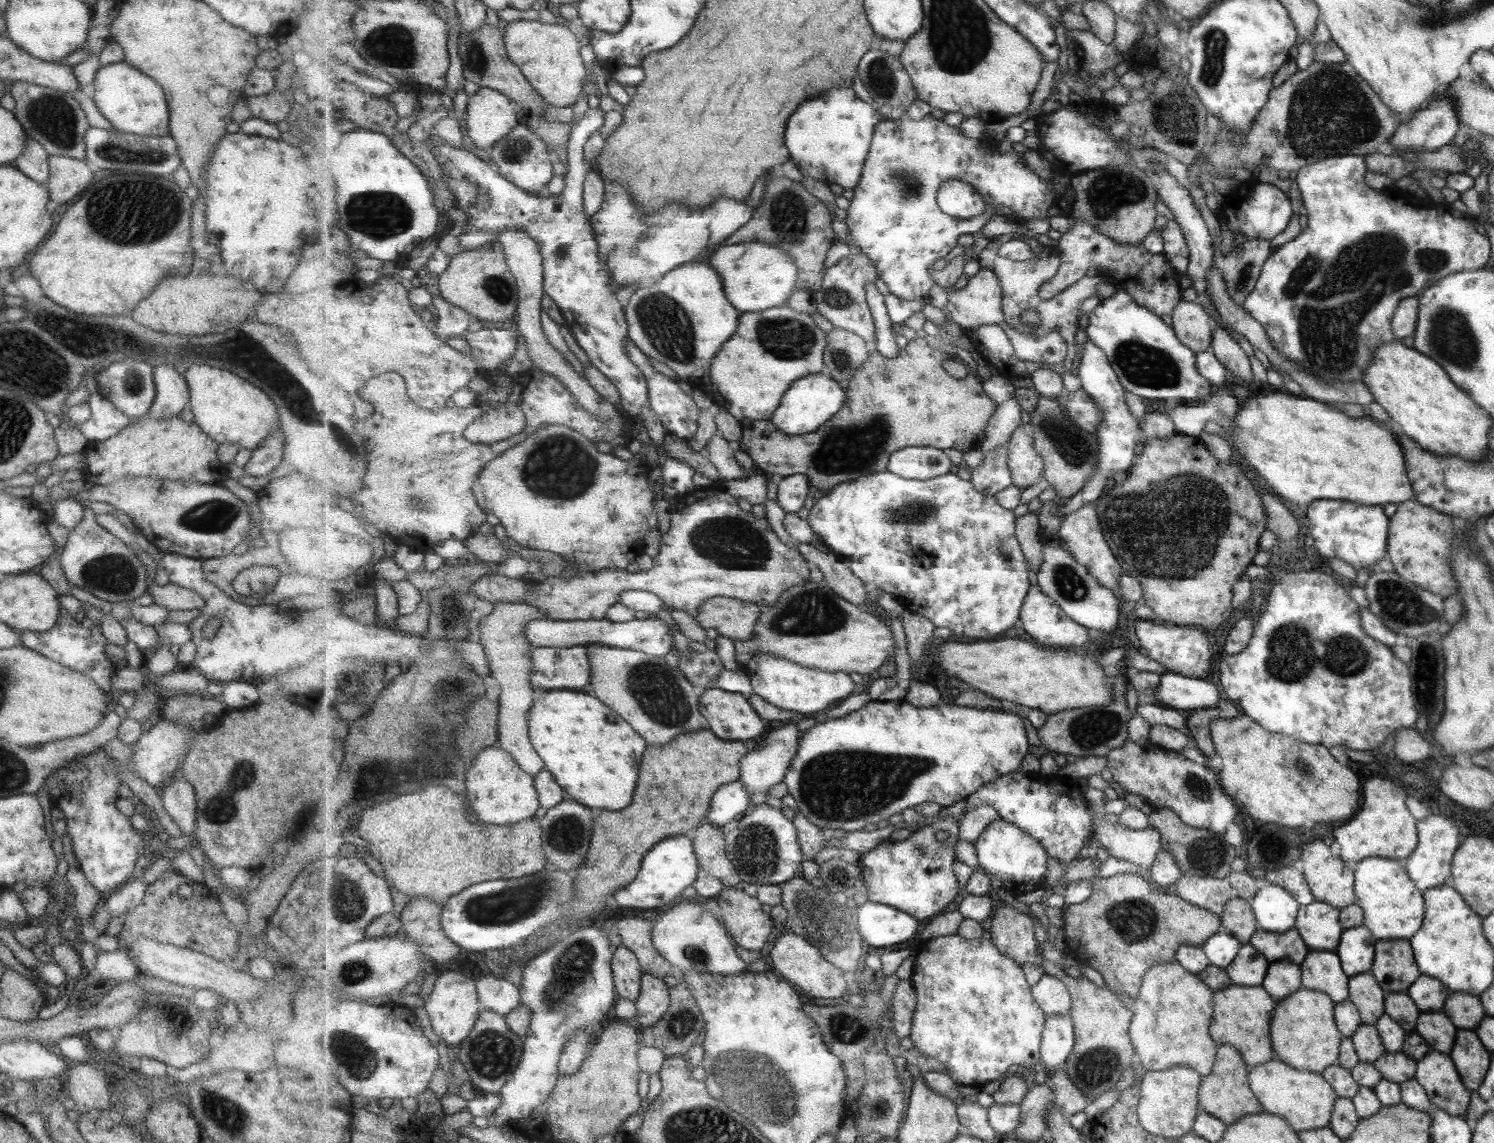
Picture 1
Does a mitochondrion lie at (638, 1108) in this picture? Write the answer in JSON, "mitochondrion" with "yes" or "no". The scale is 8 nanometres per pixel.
{"mitochondrion":"no"}

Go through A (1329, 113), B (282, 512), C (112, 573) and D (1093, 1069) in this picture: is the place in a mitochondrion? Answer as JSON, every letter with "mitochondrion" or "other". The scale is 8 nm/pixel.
{"A":"mitochondrion","B":"other","C":"mitochondrion","D":"mitochondrion"}

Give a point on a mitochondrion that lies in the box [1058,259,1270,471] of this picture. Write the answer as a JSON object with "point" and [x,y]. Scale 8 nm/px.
{"point":[1143,365]}

